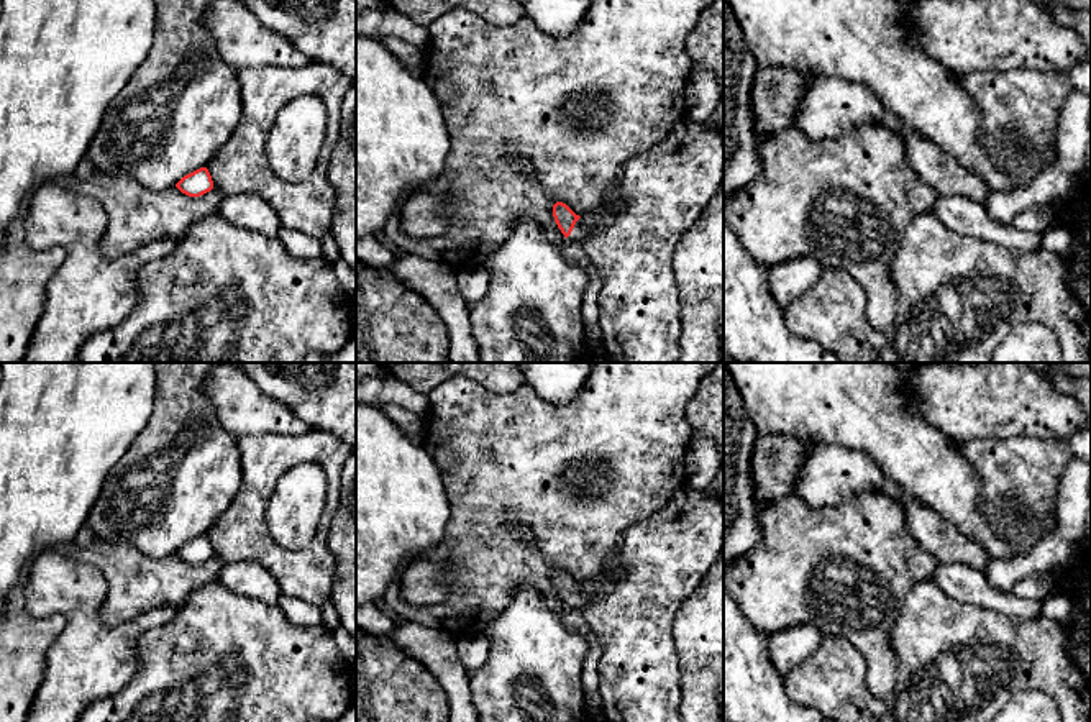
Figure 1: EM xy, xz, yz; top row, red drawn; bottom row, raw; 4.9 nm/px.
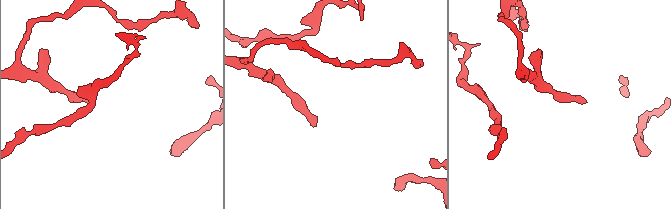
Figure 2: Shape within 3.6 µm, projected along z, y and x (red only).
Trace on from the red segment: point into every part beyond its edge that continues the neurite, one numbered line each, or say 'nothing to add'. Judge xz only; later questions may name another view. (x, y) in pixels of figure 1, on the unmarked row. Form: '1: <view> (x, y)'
1: xz (579, 598)

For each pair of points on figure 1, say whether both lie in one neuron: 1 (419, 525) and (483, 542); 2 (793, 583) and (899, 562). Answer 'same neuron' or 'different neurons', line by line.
1: different neurons
2: same neuron

